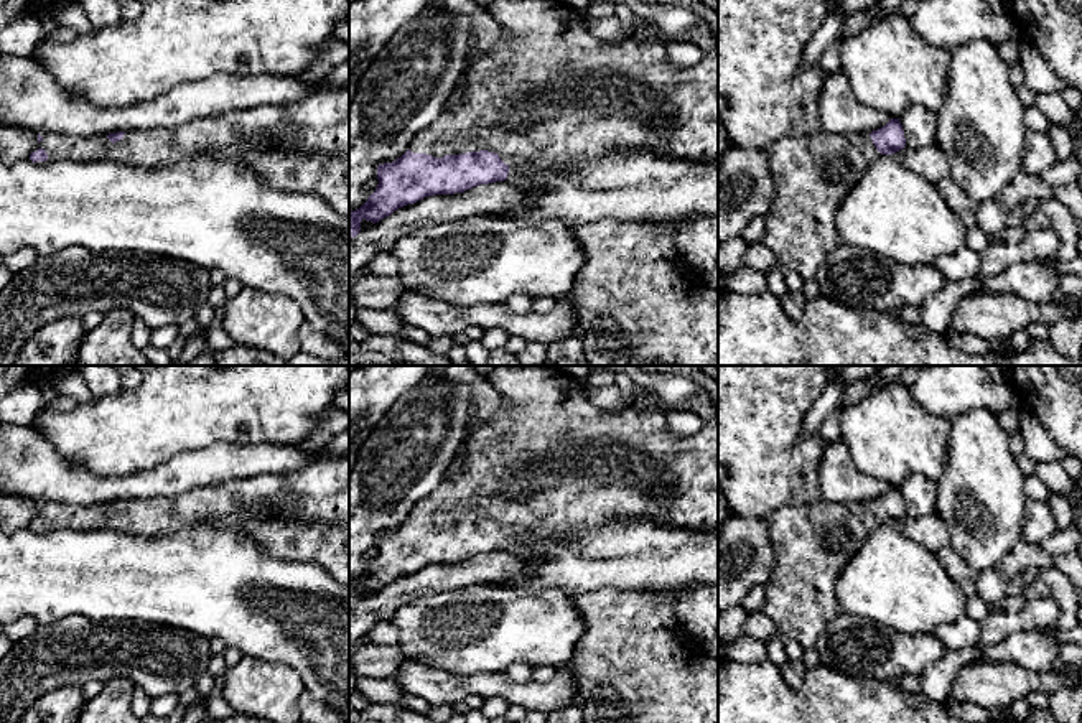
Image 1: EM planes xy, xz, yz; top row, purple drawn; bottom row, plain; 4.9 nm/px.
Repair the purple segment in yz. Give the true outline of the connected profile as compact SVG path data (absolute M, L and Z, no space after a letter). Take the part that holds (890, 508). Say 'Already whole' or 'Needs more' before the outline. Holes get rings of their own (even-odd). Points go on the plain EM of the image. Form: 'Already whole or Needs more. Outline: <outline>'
Needs more. Outline: M891 487L871 502L842 504L820 499L804 506L782 506L766 515L774 560L772 573L764 583L761 611L776 624L777 639L814 649L825 627L842 614L835 583L843 567L874 527L896 522L904 515L899 487Z

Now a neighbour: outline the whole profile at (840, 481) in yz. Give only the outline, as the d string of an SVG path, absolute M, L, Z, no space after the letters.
M843 440L828 441L818 463L822 499L830 502L871 502L884 496L891 486L884 479L860 473L850 458Z

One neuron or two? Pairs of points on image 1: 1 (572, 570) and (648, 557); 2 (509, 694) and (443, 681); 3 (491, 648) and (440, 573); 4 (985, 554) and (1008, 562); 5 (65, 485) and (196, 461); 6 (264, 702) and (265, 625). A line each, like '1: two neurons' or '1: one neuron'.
1: one neuron
2: one neuron
3: two neurons
4: two neurons
5: one neuron
6: two neurons

